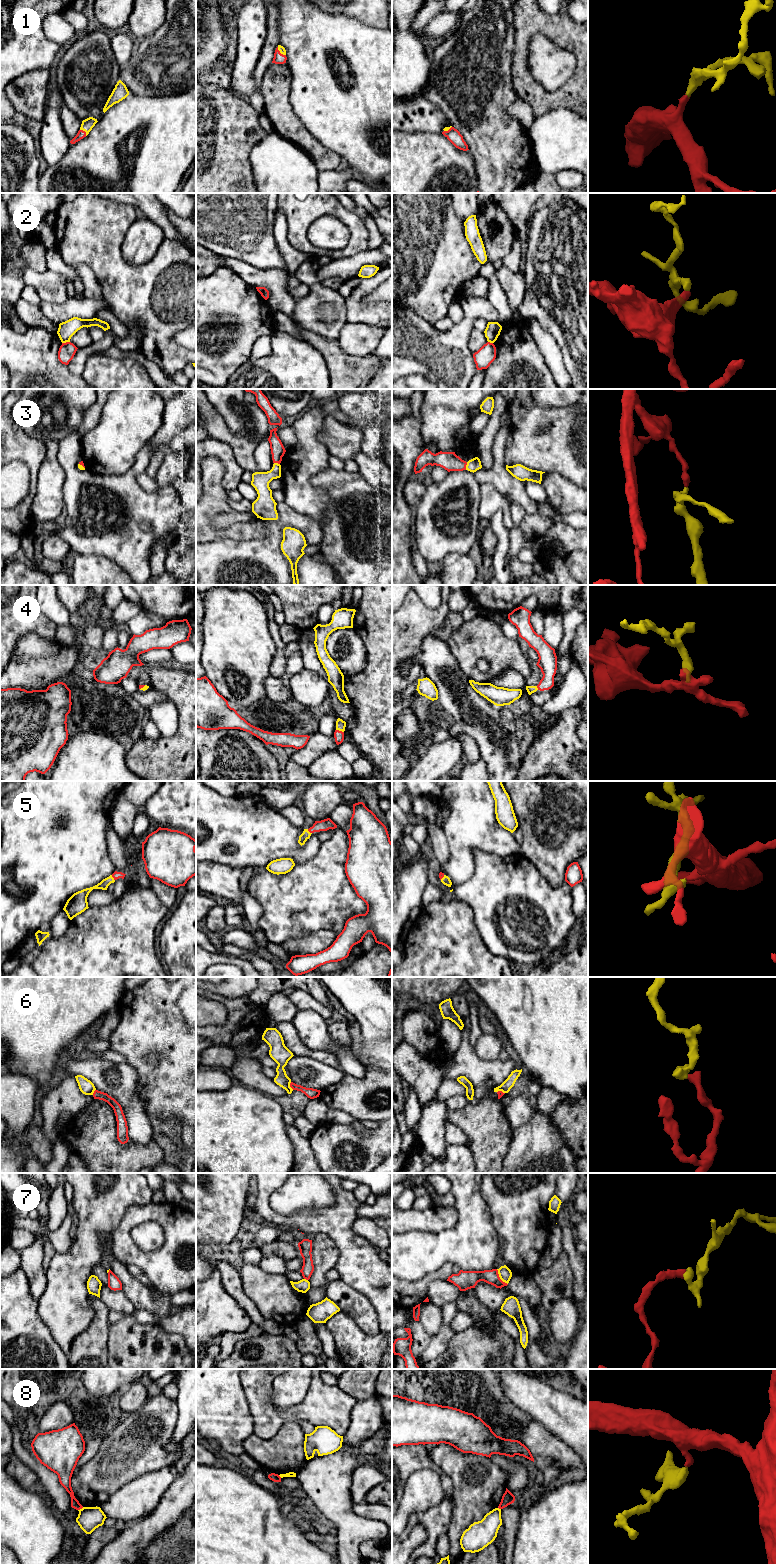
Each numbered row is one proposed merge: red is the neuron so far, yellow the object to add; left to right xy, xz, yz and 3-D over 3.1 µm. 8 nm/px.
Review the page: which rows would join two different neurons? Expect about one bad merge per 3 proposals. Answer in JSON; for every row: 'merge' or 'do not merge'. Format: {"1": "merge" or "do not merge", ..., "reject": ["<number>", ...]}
{"1": "merge", "2": "do not merge", "3": "merge", "4": "merge", "5": "merge", "6": "do not merge", "7": "do not merge", "8": "do not merge", "reject": ["2", "6", "7", "8"]}

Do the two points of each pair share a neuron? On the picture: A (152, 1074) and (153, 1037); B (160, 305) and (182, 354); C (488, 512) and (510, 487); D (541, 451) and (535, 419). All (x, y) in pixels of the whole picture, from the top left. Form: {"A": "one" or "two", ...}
{"A": "one", "B": "one", "C": "two", "D": "one"}

